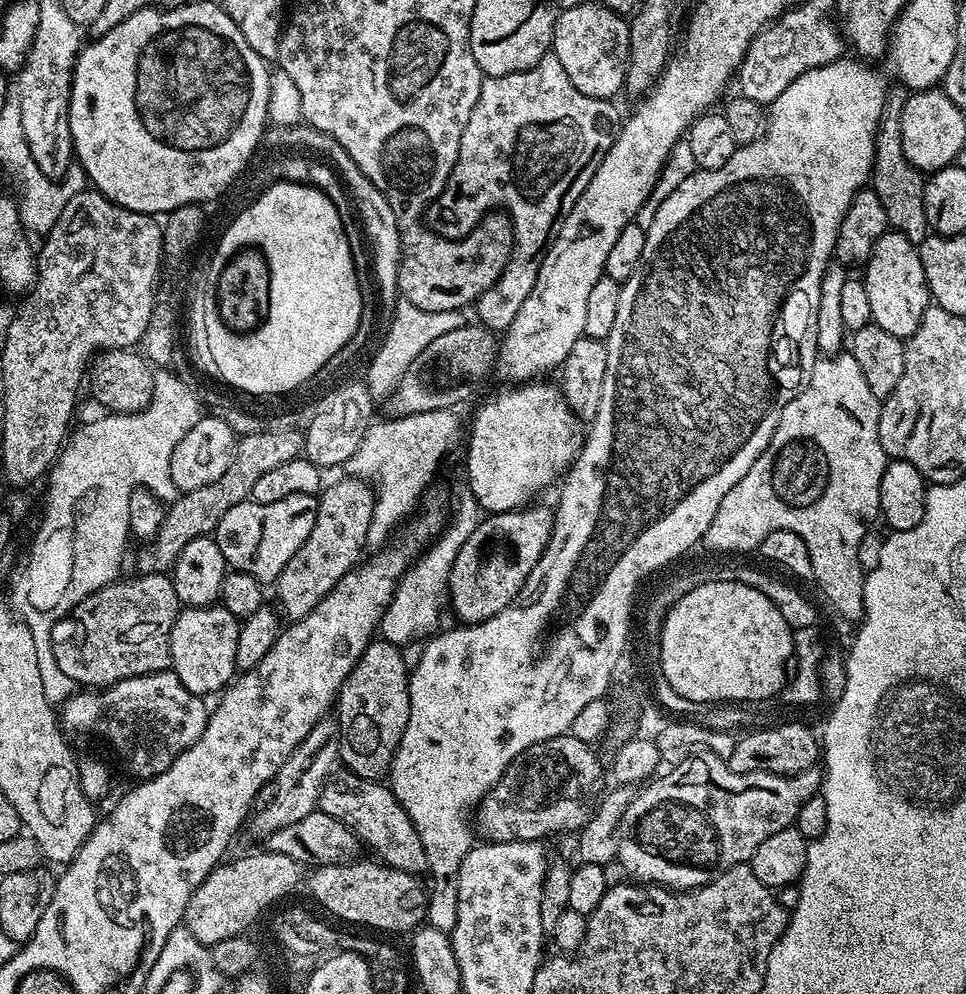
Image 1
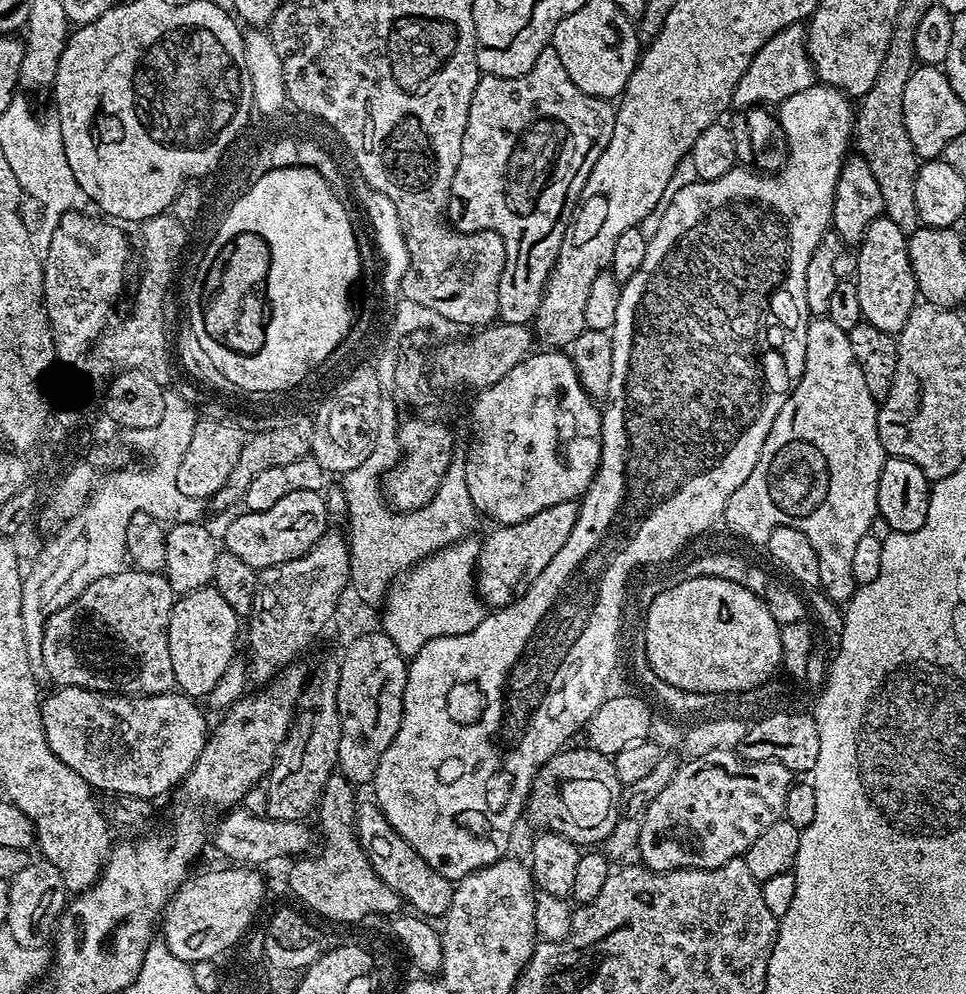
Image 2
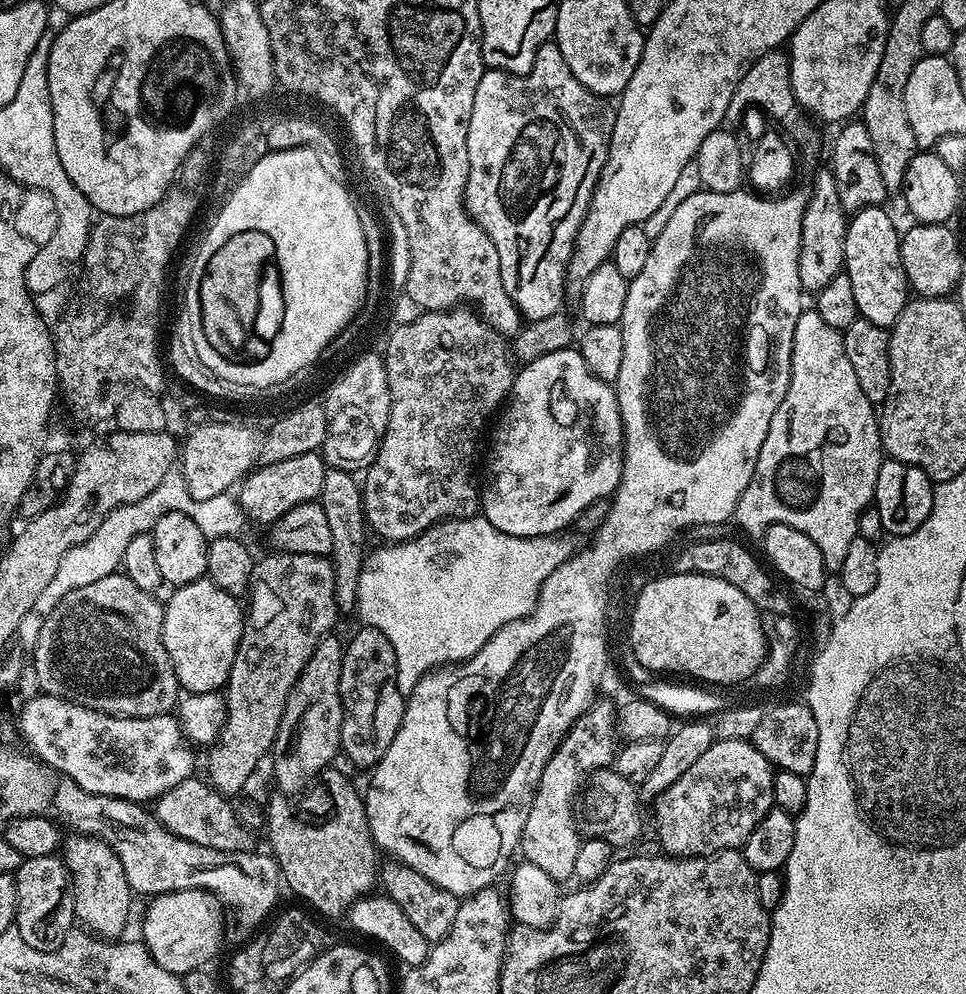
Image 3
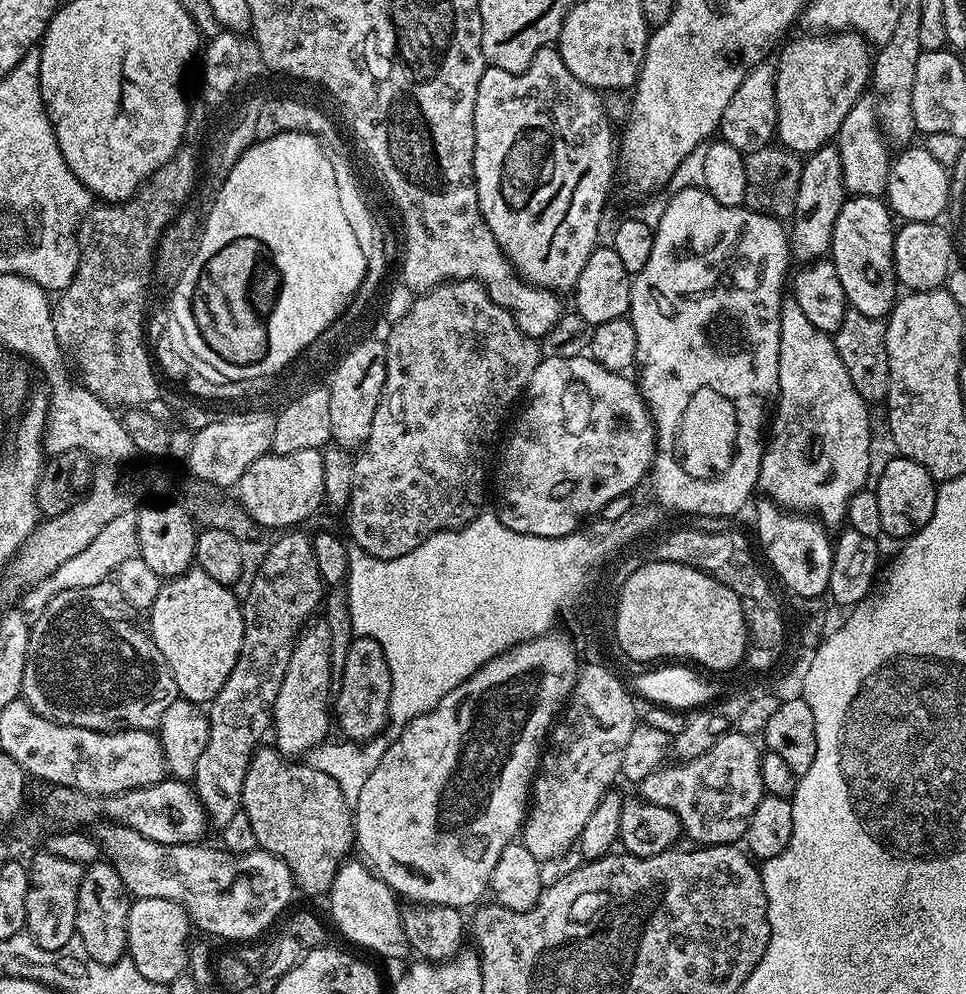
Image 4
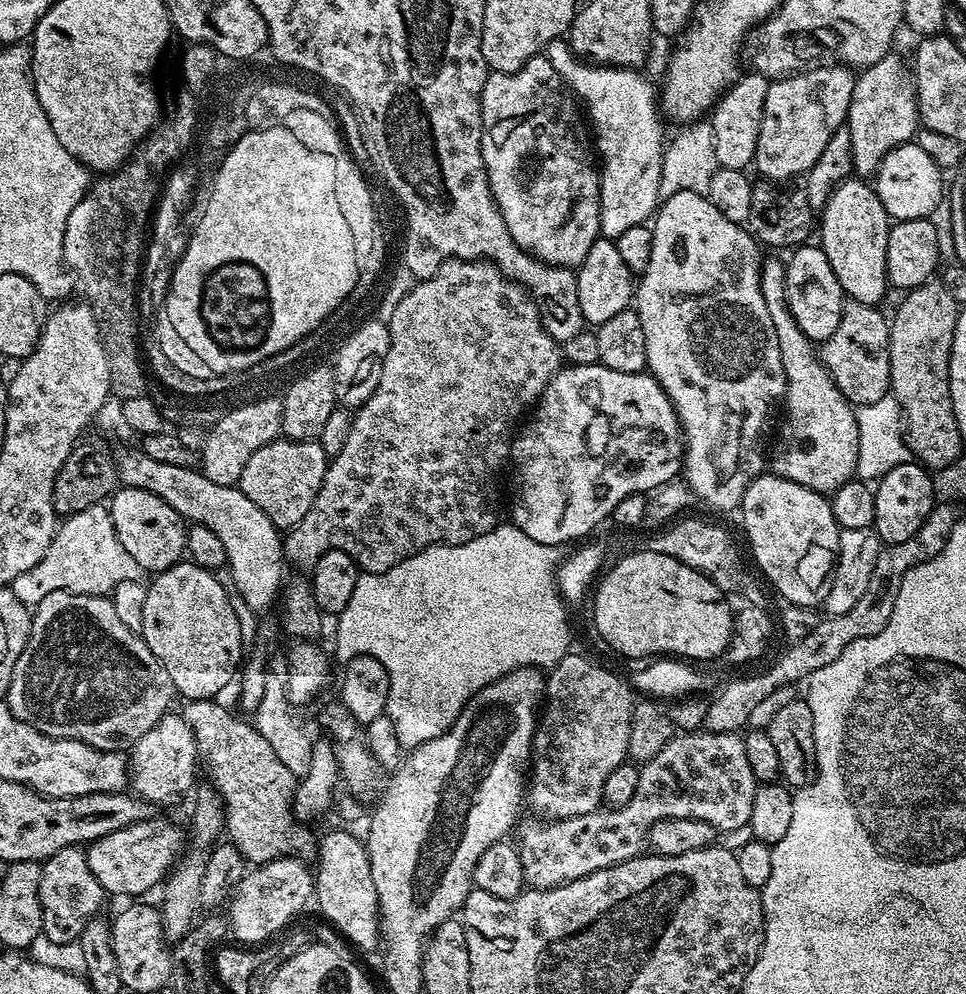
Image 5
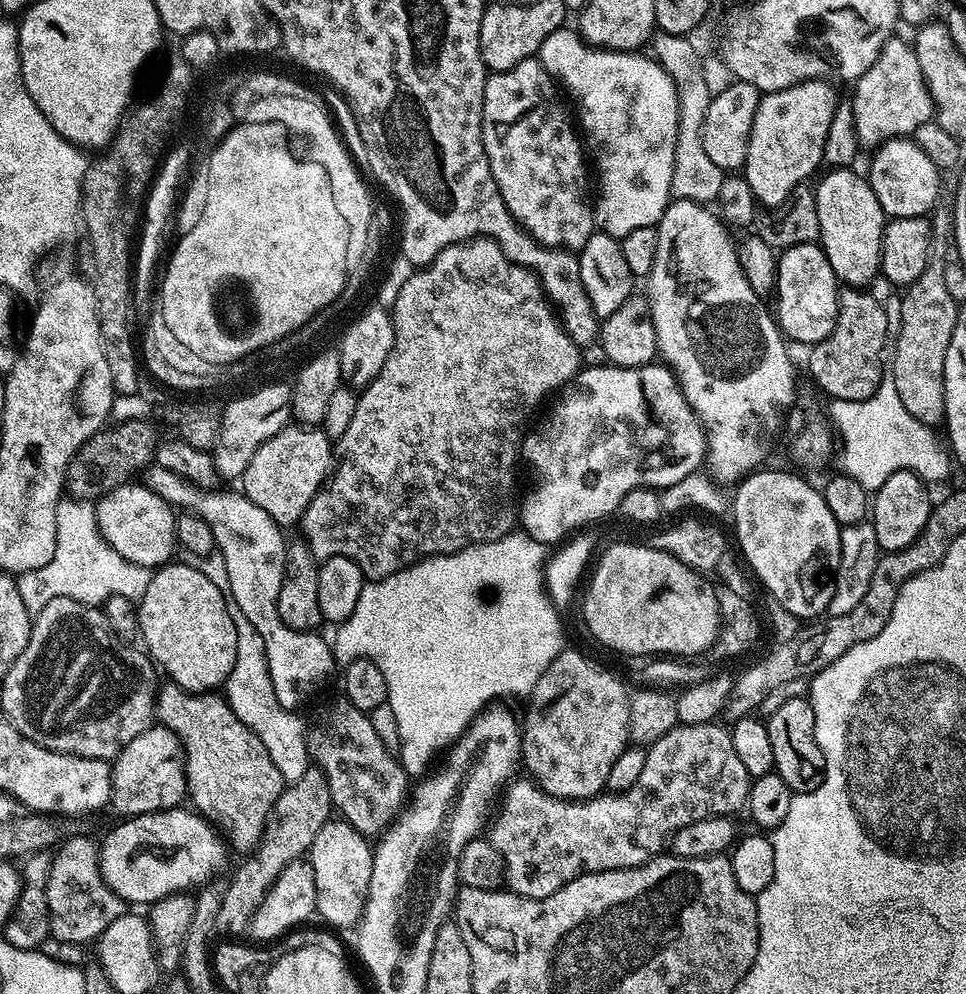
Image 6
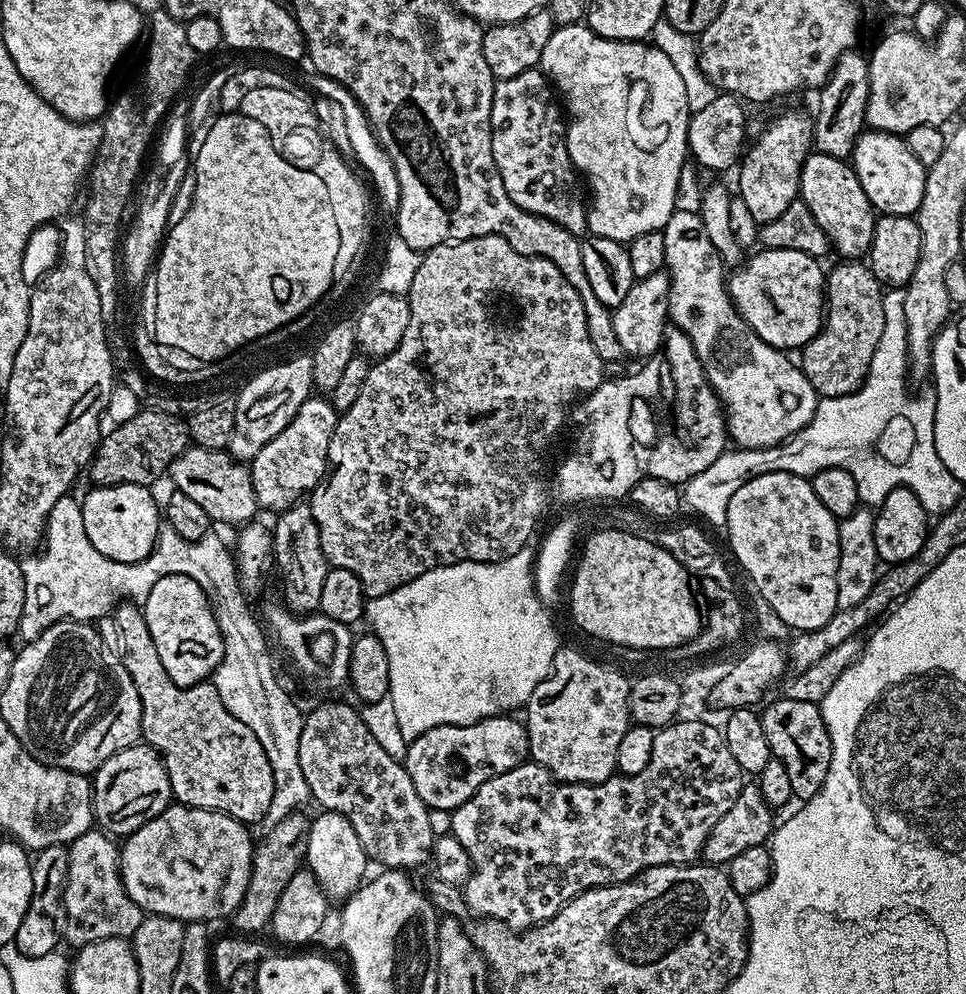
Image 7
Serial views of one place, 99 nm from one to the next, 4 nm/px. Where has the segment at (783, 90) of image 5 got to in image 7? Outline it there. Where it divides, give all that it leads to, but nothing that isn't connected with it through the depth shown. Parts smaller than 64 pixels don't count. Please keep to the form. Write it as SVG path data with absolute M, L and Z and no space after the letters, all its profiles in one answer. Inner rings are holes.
M784 112L770 121L764 133L743 153L738 164L738 198L746 202L757 224L774 222L774 218L780 217L790 202L798 199L802 166L814 148L812 125L813 121L809 117L807 120L800 112Z

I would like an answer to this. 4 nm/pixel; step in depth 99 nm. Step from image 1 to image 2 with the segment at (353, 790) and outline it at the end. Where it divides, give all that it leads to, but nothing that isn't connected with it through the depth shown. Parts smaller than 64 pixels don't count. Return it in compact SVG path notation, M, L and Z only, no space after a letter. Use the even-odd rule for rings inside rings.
M375 802L357 803L355 826L356 840L360 843L360 848L366 854L368 861L372 863L378 878L382 878L386 886L390 886L399 894L401 901L407 907L408 904L412 907L409 909L413 913L424 918L443 917L450 906L453 881L446 879L443 873L434 870L430 862L421 858L418 850L414 850L414 846L410 846L410 842L406 842L406 838L402 838L402 834L398 834L394 826L390 826L386 814L382 814L382 810Z

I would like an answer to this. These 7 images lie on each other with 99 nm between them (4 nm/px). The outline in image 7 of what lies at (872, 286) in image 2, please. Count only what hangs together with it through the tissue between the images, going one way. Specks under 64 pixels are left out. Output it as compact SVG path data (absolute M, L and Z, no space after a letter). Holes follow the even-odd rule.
M818 151L809 154L802 166L799 199L803 200L810 214L814 214L814 222L822 226L831 247L844 255L841 257L867 257L878 213L870 198L866 198L866 190L862 190L862 182L858 182L856 171L848 160L830 158Z

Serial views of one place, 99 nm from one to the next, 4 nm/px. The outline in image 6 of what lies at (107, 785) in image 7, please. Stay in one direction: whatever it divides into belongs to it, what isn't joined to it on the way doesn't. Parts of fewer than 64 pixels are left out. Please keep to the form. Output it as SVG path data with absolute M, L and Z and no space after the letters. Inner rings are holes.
M150 726L142 734L138 734L138 738L134 738L134 742L127 744L117 756L114 757L114 763L111 765L112 770L112 796L110 799L110 808L117 812L117 817L127 818L129 816L141 816L147 812L166 812L169 808L179 808L185 803L188 783L184 777L184 747L180 745L180 739L163 726Z

